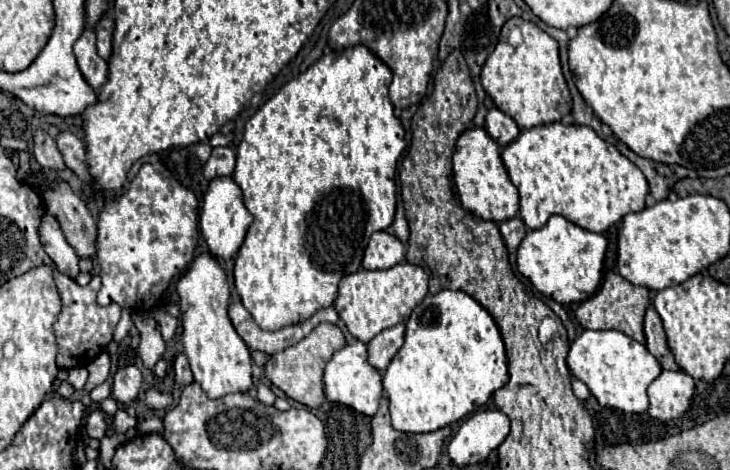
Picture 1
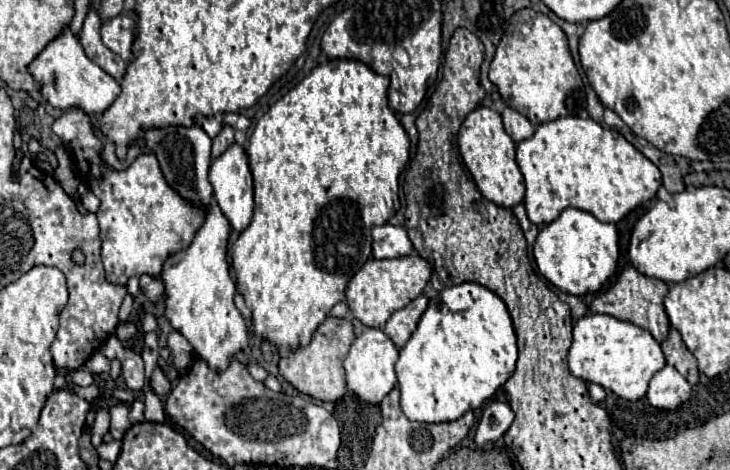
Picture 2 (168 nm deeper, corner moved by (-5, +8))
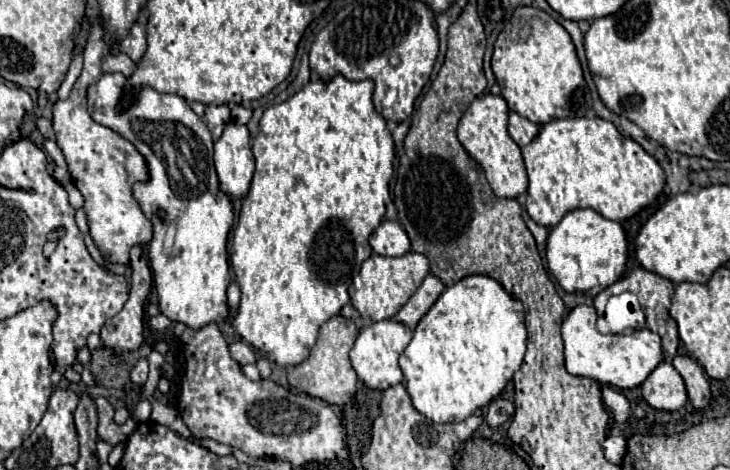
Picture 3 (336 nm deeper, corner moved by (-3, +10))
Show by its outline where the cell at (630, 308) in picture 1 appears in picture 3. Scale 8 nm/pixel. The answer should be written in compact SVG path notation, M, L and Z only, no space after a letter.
M634 268L632 272L628 272L624 278L620 278L618 282L614 282L612 286L608 286L606 290L602 290L596 300L594 300L594 308L598 314L604 312L604 306L606 306L606 300L612 296L612 294L622 294L622 292L634 292L638 298L640 298L640 304L642 304L642 310L646 314L646 326L650 330L654 330L656 334L660 334L662 338L662 348L664 348L664 360L670 362L676 354L678 354L678 346L680 346L680 338L678 338L678 328L676 326L670 326L668 324L668 310L670 310L670 300L672 300L672 294L674 294L674 284L654 272L648 272L644 268Z

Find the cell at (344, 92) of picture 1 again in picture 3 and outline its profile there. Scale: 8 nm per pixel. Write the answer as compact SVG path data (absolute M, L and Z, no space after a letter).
M334 76L328 84L324 80L312 80L300 92L296 92L292 98L288 98L286 102L270 106L264 112L264 116L260 120L260 132L254 138L252 152L256 158L256 170L254 170L250 190L244 196L238 226L234 230L234 240L232 240L232 268L234 268L236 282L242 292L240 308L238 308L238 314L232 318L232 326L246 342L252 344L254 350L266 354L264 358L268 358L270 362L284 366L284 368L306 362L312 346L316 344L320 326L326 320L330 320L332 316L340 314L340 310L350 302L348 288L352 286L352 278L358 274L362 262L372 254L368 236L382 222L386 204L391 202L389 183L392 178L392 162L394 162L394 142L392 142L392 134L386 128L386 120L372 106L372 92L374 92L372 80L348 82L344 76Z

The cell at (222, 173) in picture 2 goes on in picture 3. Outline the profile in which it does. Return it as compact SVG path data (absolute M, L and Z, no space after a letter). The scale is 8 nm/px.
M236 122L226 124L214 144L214 166L224 192L230 196L246 196L254 174L254 156L246 126Z

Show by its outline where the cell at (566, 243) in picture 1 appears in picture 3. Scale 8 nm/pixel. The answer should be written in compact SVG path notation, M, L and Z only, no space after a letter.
M590 208L568 212L558 226L550 230L546 248L548 268L566 292L578 292L584 296L596 296L610 284L614 284L626 270L628 240L618 222L612 222Z

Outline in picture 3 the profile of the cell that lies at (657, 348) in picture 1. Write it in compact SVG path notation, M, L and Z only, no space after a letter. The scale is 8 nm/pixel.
M676 356L670 362L680 372L680 376L684 378L688 398L694 404L694 408L698 412L708 408L710 400L712 400L712 394L710 394L710 384L708 384L708 378L704 374L704 368L700 368L700 364L694 362L690 356Z

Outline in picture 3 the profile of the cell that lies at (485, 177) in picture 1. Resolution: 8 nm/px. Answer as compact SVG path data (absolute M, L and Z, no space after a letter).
M484 94L478 96L458 124L458 138L464 144L466 152L480 162L486 172L486 178L500 198L518 198L528 188L528 176L518 144L508 134L508 104L502 96Z

